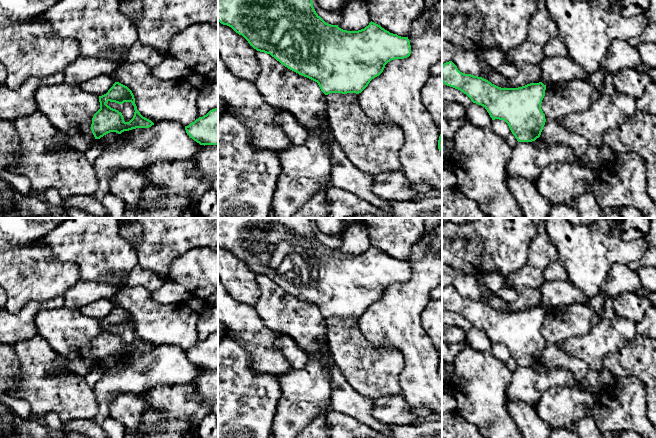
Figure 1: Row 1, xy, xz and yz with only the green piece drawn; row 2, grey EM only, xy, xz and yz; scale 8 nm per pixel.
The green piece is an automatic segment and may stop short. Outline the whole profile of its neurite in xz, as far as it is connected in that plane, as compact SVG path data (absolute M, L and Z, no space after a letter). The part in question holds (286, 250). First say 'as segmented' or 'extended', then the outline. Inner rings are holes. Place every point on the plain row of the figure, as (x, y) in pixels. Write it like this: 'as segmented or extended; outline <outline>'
as segmented; outline M218 218L218 246L231 251L236 257L242 259L257 275L270 278L288 293L317 306L321 315L325 319L330 317L359 318L368 310L372 303L379 300L383 296L385 289L388 286L395 283L407 282L411 278L411 269L408 261L401 261L397 258L390 257L372 245L364 253L358 255L347 255L339 252L338 249L326 247L316 237L309 218Z

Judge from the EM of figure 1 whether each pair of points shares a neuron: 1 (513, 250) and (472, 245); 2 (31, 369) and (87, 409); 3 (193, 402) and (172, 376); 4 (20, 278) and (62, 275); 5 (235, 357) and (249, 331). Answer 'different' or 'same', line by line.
1: different
2: same
3: different
4: same
5: different

